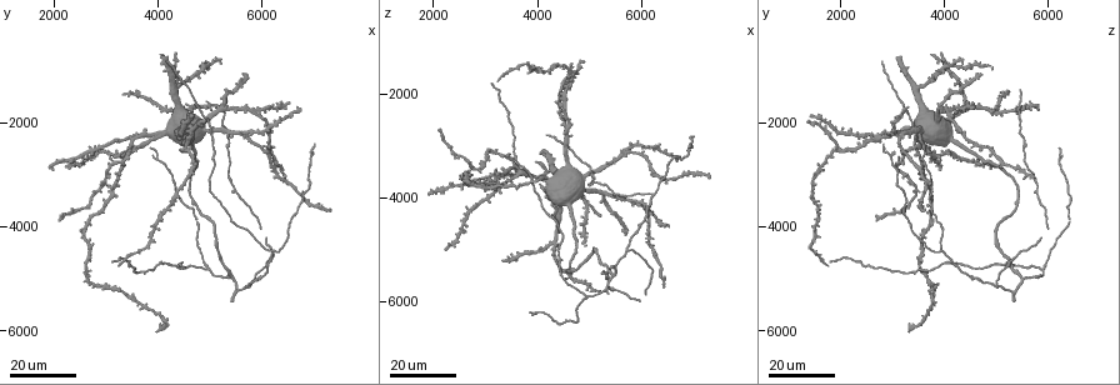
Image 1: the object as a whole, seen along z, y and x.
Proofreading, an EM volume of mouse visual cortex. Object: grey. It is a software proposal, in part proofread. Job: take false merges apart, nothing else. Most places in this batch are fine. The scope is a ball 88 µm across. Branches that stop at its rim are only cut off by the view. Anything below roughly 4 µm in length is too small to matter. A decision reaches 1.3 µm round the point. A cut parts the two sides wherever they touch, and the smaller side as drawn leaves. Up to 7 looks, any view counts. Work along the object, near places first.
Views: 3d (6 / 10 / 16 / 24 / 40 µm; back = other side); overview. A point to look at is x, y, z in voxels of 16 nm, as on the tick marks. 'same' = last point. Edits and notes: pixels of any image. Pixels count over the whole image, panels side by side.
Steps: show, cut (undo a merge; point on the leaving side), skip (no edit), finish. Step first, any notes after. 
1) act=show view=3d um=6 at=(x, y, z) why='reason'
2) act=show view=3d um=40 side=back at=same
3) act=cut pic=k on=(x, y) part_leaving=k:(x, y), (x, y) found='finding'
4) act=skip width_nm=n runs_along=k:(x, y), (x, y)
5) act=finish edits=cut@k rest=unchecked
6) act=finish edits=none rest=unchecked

act=show view=3d um=24 at=(5950, 1850, 4100) why='four or more arms meet'

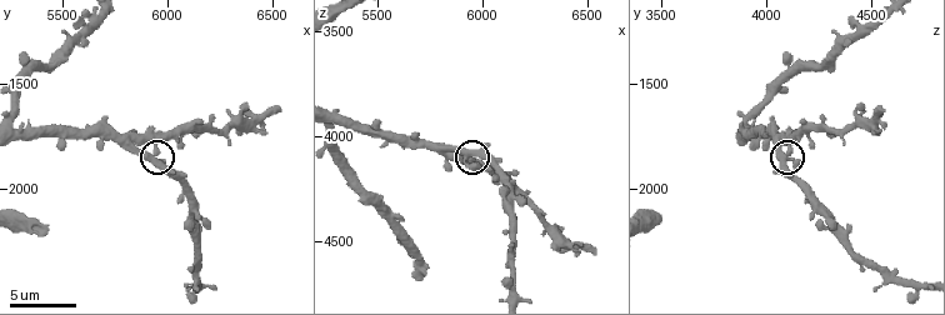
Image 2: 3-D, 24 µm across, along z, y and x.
act=show view=3d um=6 at=(5930, 1860, 4070)

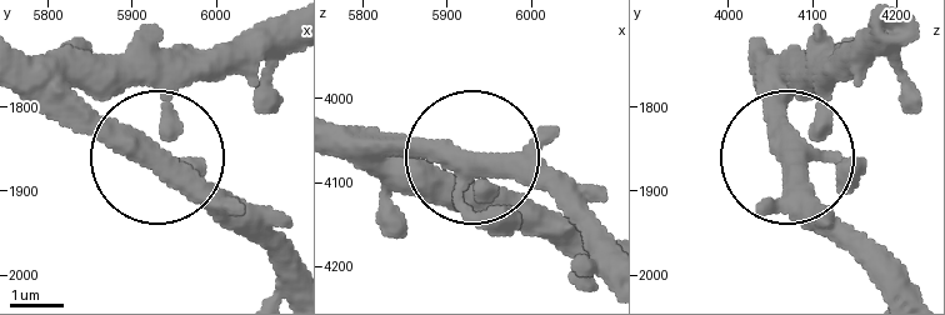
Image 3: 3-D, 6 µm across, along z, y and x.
act=skip arms=4 runs_along=3:(31, 81), (71, 90), (148, 153), (179, 95), (241, 33) found='one neuron here'

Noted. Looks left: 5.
act=show view=3d um=16 at=(4500, 2300, 2700) why='four or more arms meet'

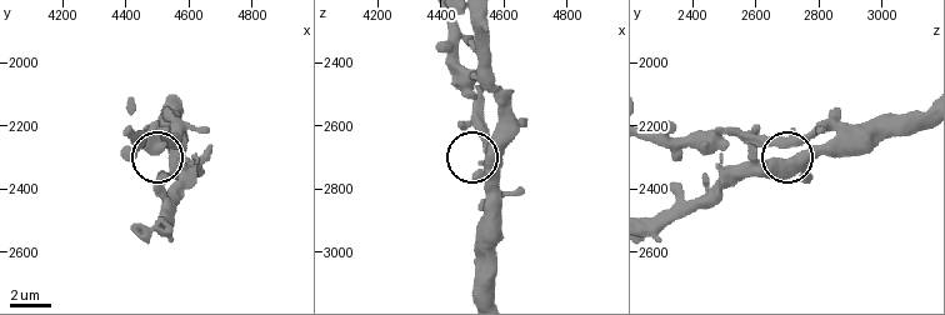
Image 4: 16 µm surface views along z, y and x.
act=show view=3d um=6 at=(4560, 2280, 2740) why='zoom in'

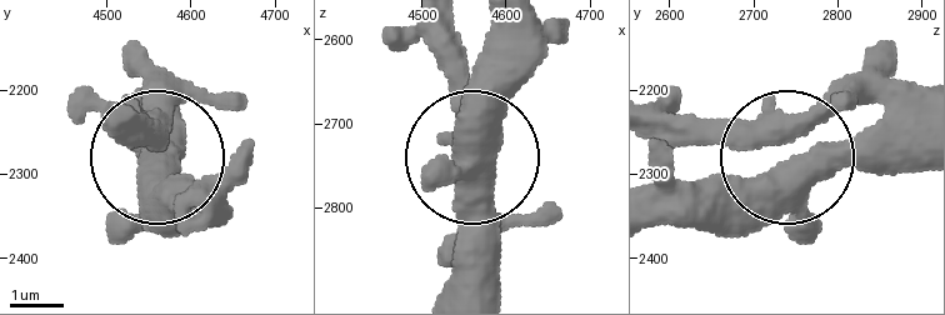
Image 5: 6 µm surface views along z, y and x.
act=show view=3d um=6 side=back at=(4560, 2285, 2725) why='from behind'

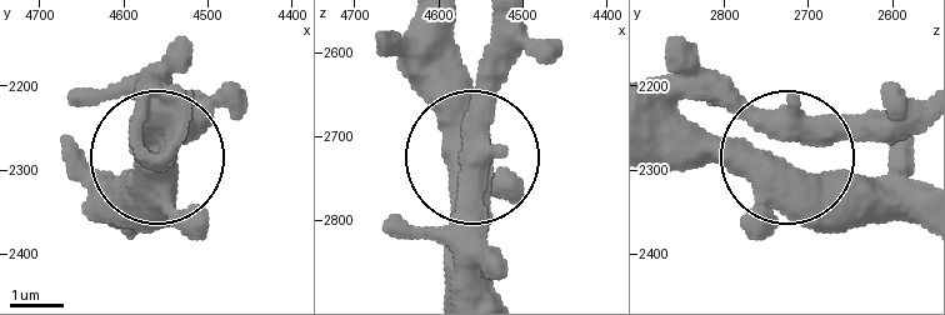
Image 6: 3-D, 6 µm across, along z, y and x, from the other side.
act=skip width_nm=540 runs_along=6:(469, 293), (469, 171), (495, 24) found='continuous, no second neuron'

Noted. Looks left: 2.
act=show view=3d um=16 at=(5200, 1650, 3950) why='looks like a crossing'

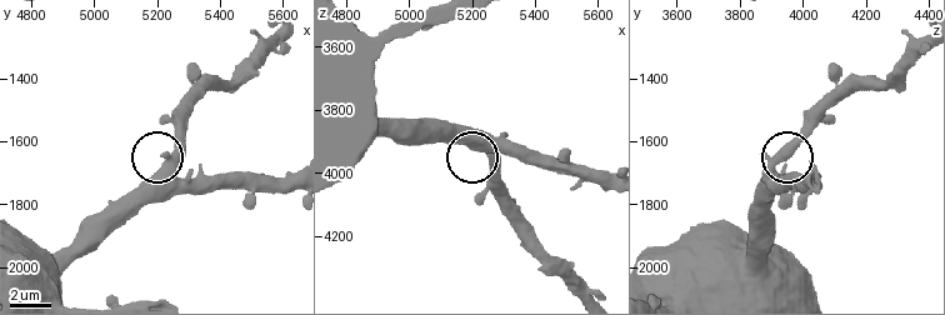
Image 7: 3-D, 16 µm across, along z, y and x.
act=show view=3d um=10 at=(5240, 1710, 3920) why='closer look'

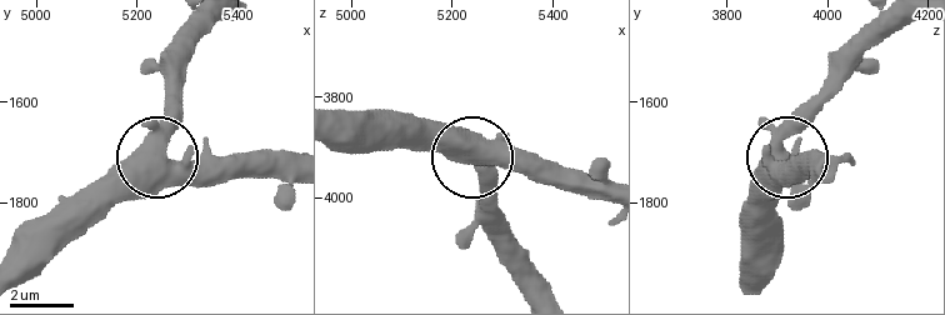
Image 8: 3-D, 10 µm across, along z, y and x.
act=skip side_arm_um=19 found='all the same neuron'

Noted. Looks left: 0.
act=finish edits=none rest=unchecked

